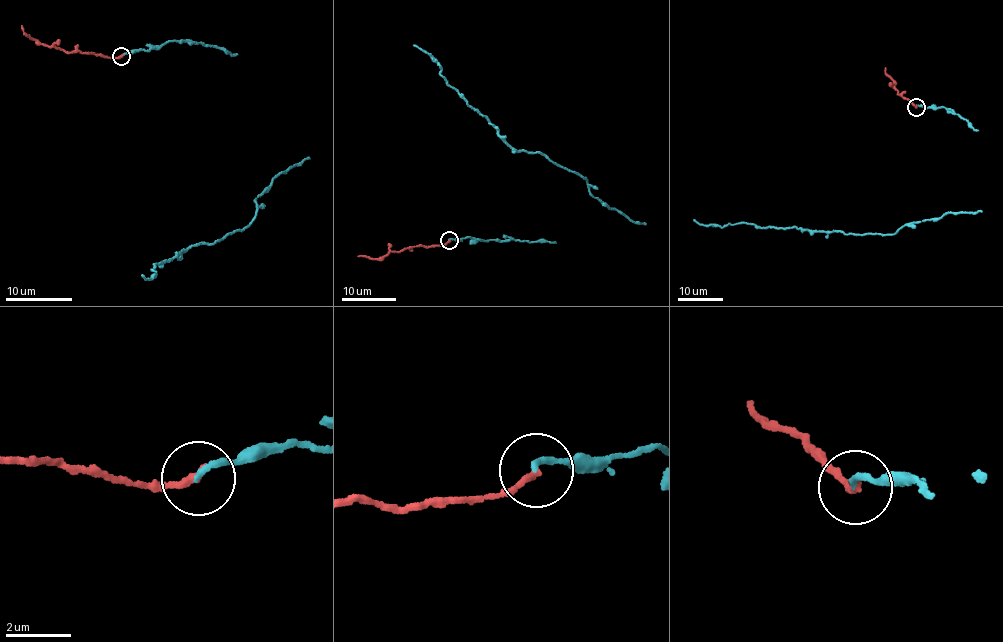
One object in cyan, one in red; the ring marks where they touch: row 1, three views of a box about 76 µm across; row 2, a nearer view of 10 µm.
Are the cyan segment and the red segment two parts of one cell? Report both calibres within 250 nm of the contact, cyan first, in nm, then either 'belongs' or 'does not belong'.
190/200 nm | belongs

